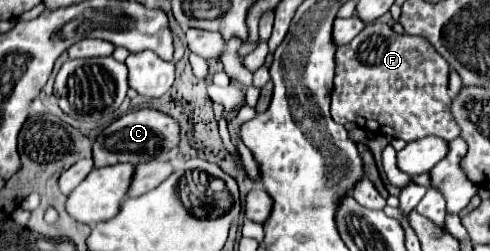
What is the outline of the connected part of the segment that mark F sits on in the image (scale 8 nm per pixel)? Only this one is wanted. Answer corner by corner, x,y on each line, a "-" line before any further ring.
375,21
335,53
331,117
339,125
355,123
375,135
403,141
415,141
429,135
451,141
459,135
459,127
447,113
447,105
451,103
447,79
447,61
425,37
393,37
389,25

